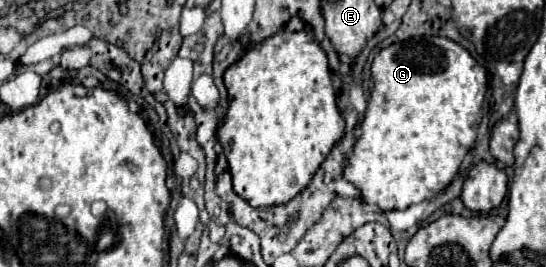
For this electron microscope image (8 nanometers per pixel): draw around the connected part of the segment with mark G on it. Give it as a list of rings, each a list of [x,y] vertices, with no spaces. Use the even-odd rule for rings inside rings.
[[[432,35],[432,37],[412,37],[412,39],[398,41],[398,43],[392,43],[392,45],[384,47],[384,49],[380,49],[378,55],[372,61],[370,71],[372,71],[374,87],[370,91],[370,99],[366,103],[366,113],[364,113],[364,119],[360,123],[360,137],[356,139],[356,143],[352,147],[352,155],[348,157],[348,161],[344,165],[342,177],[346,181],[350,181],[352,185],[356,185],[356,189],[360,191],[360,197],[362,197],[364,203],[376,205],[380,211],[406,209],[406,207],[410,207],[414,203],[438,197],[444,191],[444,187],[456,177],[456,173],[458,173],[458,169],[462,165],[462,159],[466,157],[468,149],[474,147],[474,143],[476,143],[476,125],[480,125],[484,115],[488,113],[488,73],[486,73],[486,69],[482,65],[478,65],[474,61],[474,57],[462,45],[458,45],[456,41]]]

